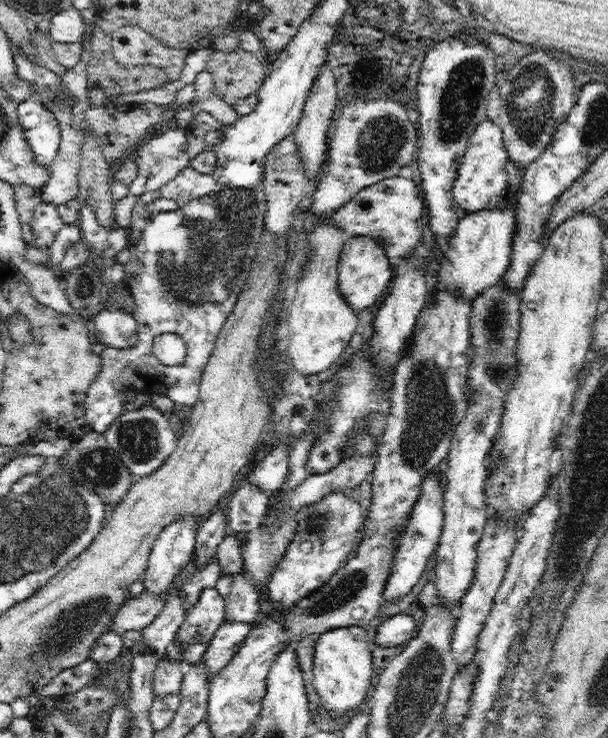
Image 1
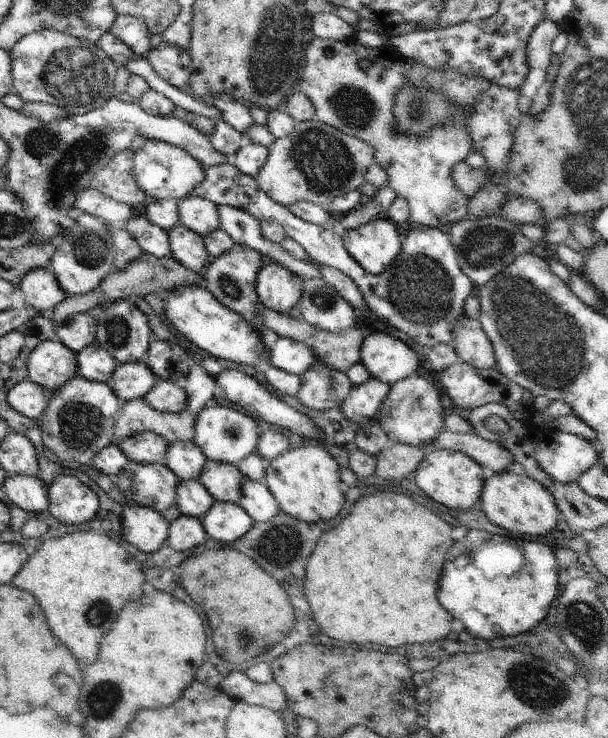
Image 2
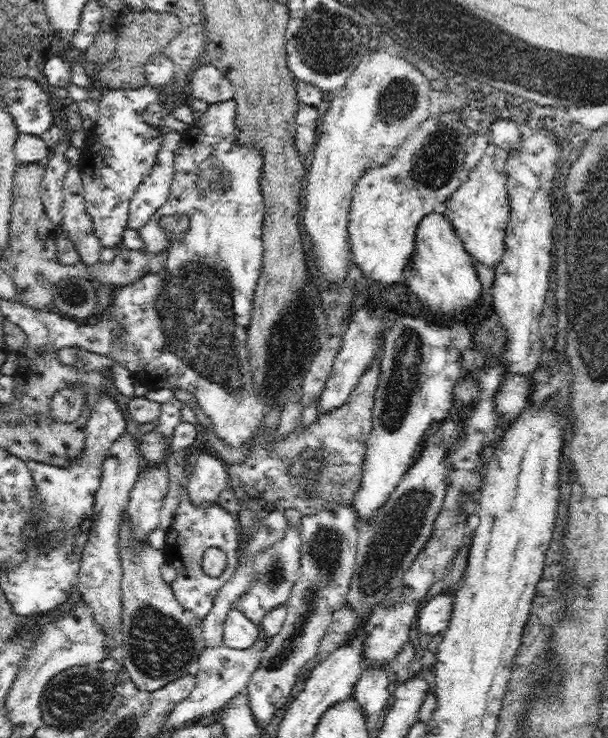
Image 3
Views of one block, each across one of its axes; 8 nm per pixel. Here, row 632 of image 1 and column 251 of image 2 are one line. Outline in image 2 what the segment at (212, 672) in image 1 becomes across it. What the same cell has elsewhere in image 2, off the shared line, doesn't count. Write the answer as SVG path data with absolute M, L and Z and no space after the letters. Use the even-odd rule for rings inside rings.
M217 205L219 228L224 230L235 243L245 244L248 248L257 250L271 262L278 262L284 268L289 268L296 275L302 275L304 281L320 277L318 265L313 260L296 260L282 245L267 239L261 231L260 220L249 212L240 209Z

